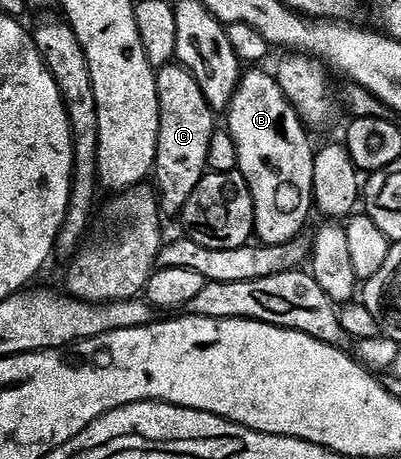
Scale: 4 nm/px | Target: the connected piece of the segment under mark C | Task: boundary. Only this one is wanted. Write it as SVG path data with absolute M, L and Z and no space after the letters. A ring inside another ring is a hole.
M172 62L158 69L155 81L159 99L159 137L157 138L157 158L153 169L153 180L157 185L162 215L178 217L183 211L185 202L189 202L189 194L197 190L197 182L201 182L201 178L209 171L207 159L211 156L211 135L215 132L217 116L212 112L209 102L205 102L205 94L201 94L201 86L197 86L195 75L182 64Z

